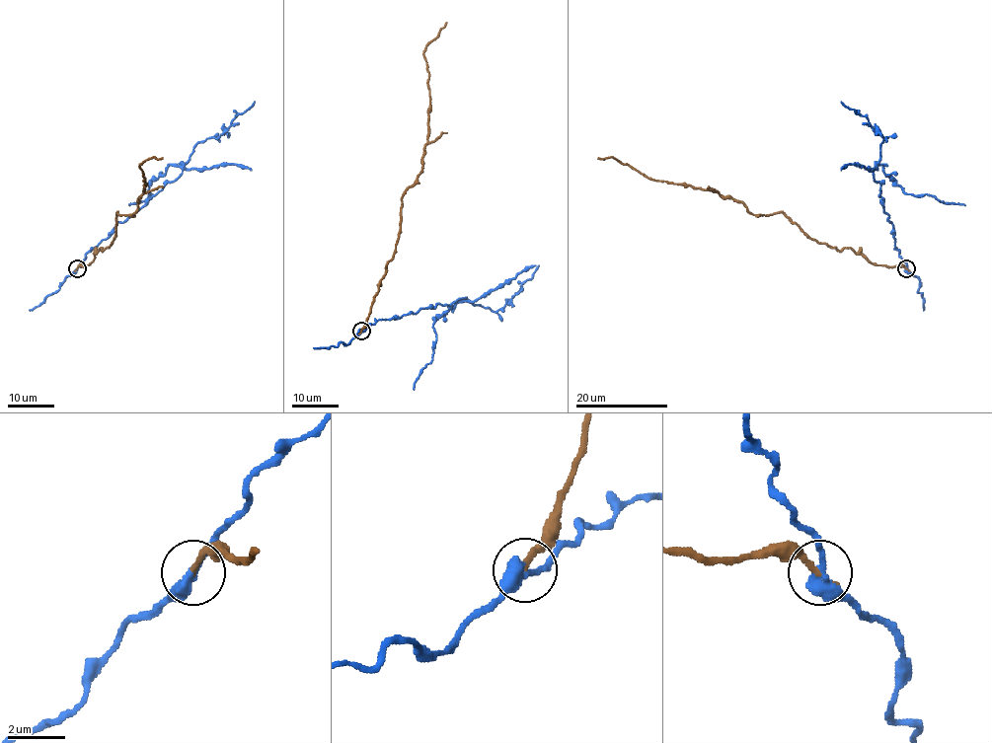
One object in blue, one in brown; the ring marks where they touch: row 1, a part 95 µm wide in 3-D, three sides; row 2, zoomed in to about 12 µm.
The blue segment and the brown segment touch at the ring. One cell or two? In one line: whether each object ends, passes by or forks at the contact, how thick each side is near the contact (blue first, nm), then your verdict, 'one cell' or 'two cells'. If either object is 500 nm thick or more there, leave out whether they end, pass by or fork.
blue passes by; brown ends; calibres 380 and 200 nm; two cells

